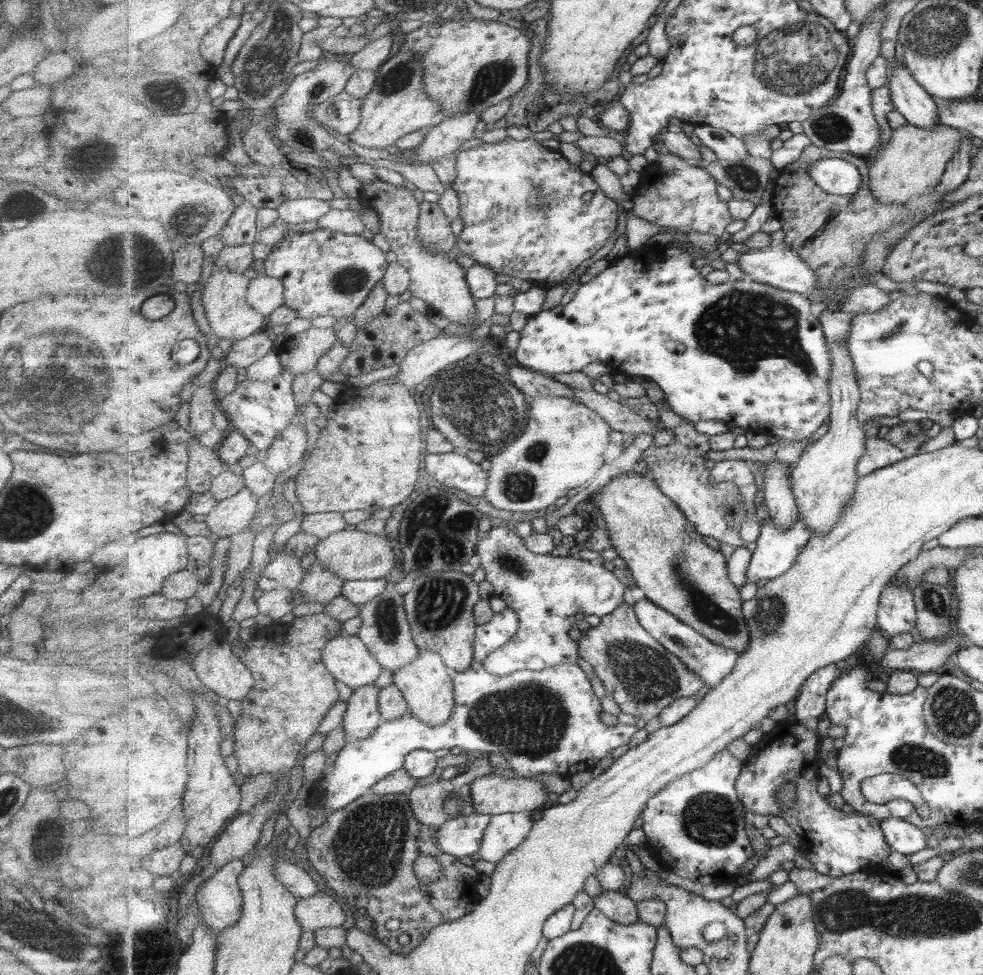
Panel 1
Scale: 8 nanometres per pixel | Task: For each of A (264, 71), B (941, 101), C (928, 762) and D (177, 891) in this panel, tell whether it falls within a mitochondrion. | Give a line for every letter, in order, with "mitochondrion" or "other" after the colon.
A: mitochondrion
B: other
C: mitochondrion
D: other

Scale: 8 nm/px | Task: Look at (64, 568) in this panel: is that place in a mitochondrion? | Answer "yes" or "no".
no

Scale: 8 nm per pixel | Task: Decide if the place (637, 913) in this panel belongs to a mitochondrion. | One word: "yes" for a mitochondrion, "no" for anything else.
no

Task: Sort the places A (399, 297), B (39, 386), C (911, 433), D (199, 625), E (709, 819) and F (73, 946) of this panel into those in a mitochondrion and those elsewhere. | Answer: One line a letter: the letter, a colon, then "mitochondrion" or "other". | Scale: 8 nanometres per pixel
A: other
B: mitochondrion
C: mitochondrion
D: other
E: mitochondrion
F: other

